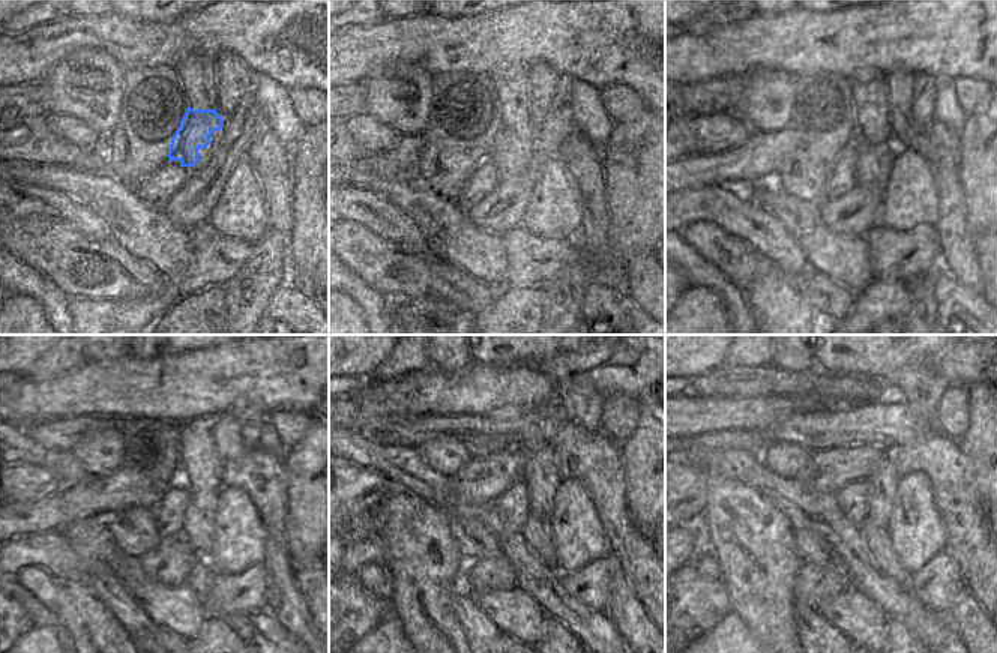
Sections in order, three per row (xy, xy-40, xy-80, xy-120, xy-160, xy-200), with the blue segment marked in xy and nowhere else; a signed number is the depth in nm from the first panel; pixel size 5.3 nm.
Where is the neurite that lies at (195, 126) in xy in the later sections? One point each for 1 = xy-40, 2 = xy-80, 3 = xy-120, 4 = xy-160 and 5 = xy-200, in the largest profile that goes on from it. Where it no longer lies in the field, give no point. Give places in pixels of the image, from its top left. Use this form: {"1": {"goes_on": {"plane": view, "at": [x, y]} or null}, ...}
{"1": {"goes_on": {"plane": "xy-40", "at": [535, 159]}}, "2": {"goes_on": {"plane": "xy-80", "at": [874, 162]}}, "3": {"goes_on": {"plane": "xy-120", "at": [198, 524]}}, "4": {"goes_on": {"plane": "xy-160", "at": [538, 533]}}, "5": {"goes_on": {"plane": "xy-200", "at": [877, 541]}}}

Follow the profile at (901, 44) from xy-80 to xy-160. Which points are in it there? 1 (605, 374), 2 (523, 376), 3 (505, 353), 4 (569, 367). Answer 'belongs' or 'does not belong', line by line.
1: belongs
2: belongs
3: does not belong
4: belongs

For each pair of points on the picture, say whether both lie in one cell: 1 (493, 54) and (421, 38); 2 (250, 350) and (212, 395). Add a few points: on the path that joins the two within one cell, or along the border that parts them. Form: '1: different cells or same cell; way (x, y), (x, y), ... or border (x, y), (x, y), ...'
1: same cell; way (475, 44), (439, 42)
2: same cell; way (248, 362), (224, 383)

